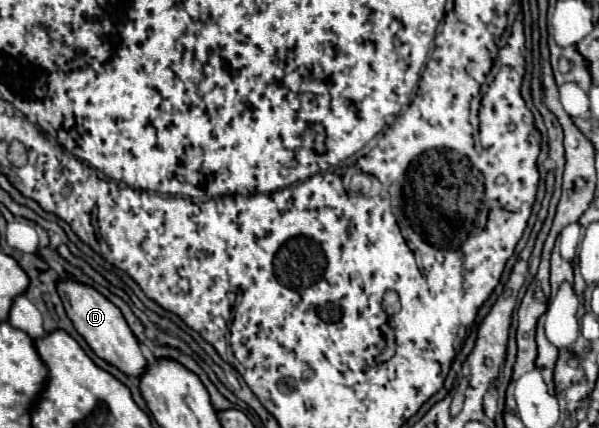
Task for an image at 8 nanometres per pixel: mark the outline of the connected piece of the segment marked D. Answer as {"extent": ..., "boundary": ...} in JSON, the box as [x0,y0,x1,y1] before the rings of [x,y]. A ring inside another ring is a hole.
{"extent":[57,277,147,377],"boundary":[[[67,277],[67,279],[59,279],[57,281],[57,293],[63,301],[65,313],[71,319],[71,323],[75,325],[77,333],[89,343],[89,347],[103,357],[107,363],[115,365],[117,369],[121,369],[127,375],[139,377],[145,371],[147,359],[143,357],[137,337],[133,335],[133,331],[129,329],[125,317],[121,315],[121,311],[107,299],[103,297],[97,289],[79,283],[75,277]]]}

